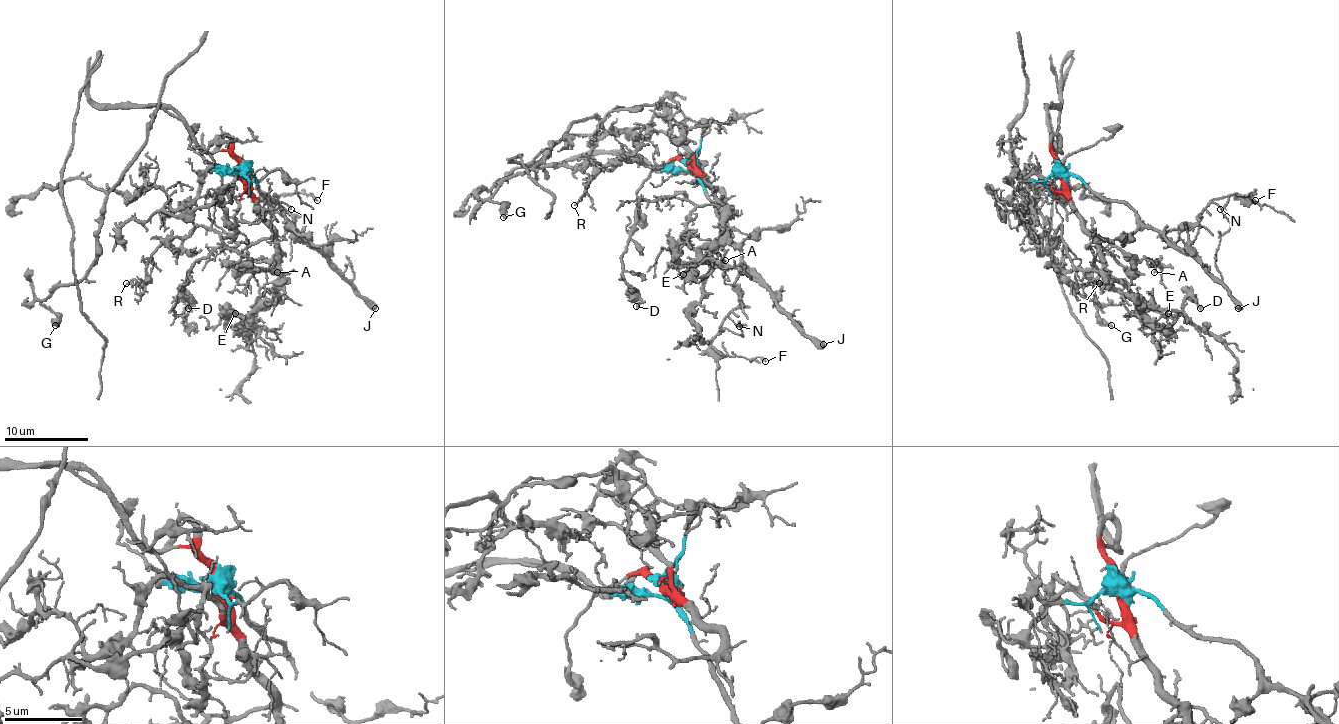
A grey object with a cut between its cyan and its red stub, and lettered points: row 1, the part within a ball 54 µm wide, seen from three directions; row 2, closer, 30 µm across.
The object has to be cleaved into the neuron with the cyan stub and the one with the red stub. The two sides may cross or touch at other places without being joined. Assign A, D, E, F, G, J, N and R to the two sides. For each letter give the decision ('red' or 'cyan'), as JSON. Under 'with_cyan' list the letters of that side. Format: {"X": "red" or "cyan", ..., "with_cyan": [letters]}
{"A": "red", "D": "red", "E": "red", "F": "cyan", "G": "red", "J": "cyan", "N": "cyan", "R": "red", "with_cyan": ["F", "J", "N"]}

